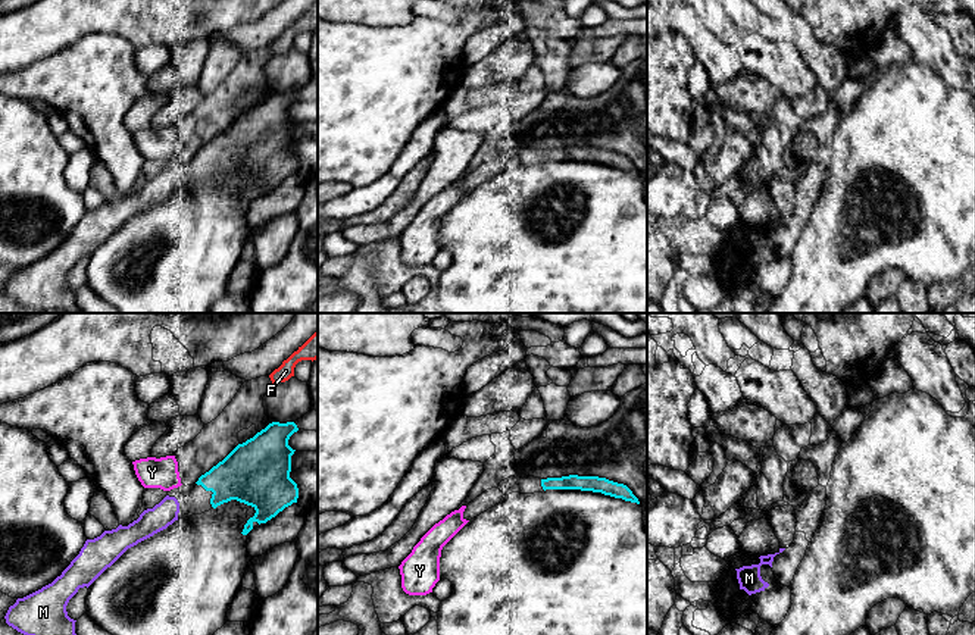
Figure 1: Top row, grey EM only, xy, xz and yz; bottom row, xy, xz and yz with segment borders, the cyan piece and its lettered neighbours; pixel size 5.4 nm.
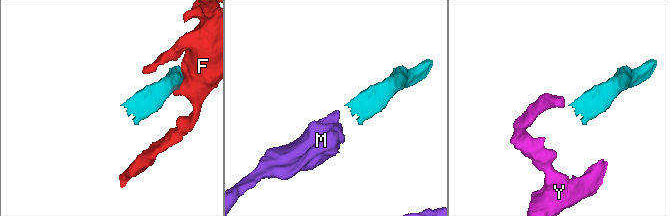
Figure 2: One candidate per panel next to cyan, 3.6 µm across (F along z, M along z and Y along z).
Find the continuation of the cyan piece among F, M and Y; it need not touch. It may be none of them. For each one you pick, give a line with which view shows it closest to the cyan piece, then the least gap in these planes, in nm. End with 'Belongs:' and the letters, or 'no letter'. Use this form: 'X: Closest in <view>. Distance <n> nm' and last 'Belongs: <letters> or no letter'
M: Closest in xy. Distance 140 nm
Belongs: M

